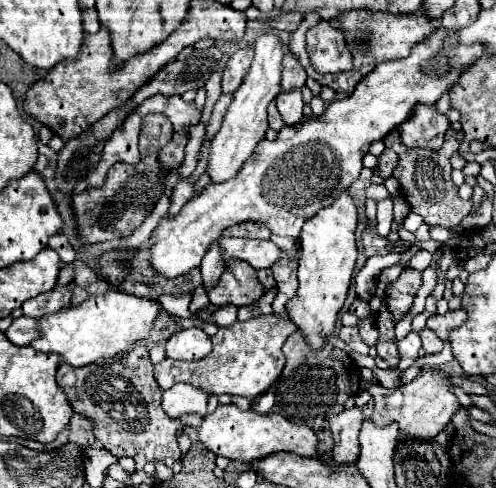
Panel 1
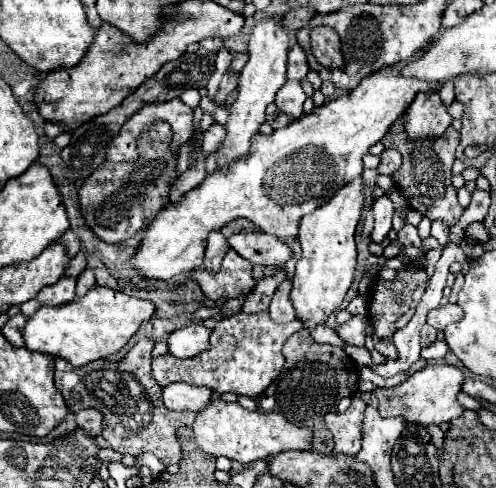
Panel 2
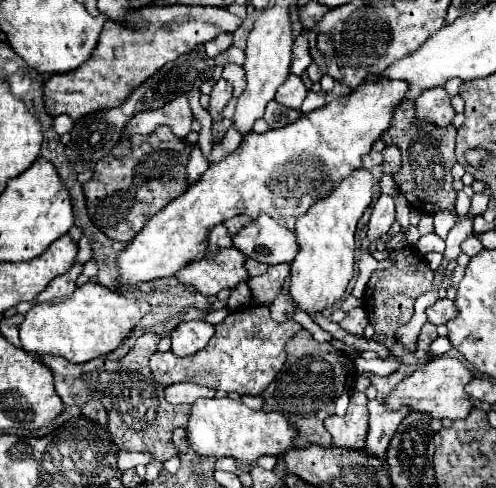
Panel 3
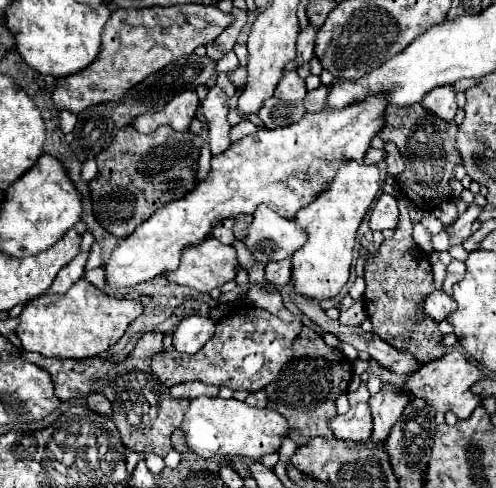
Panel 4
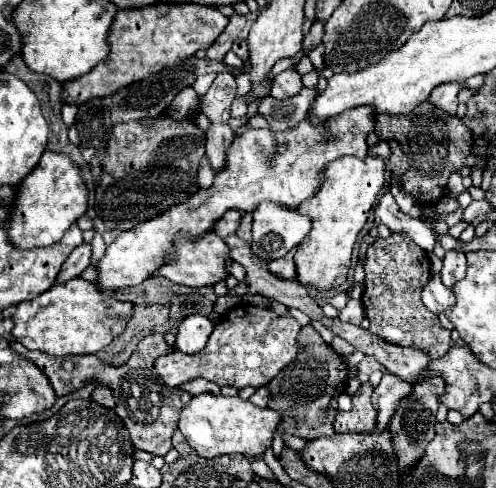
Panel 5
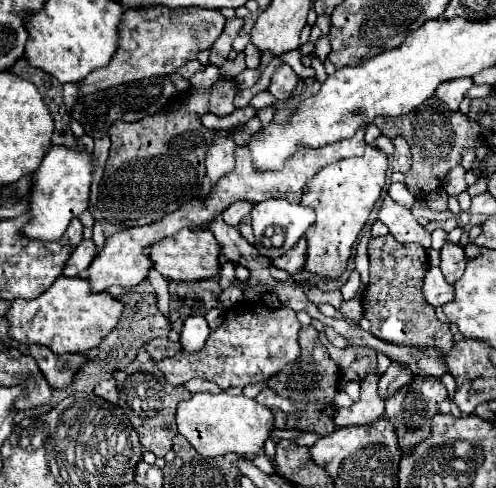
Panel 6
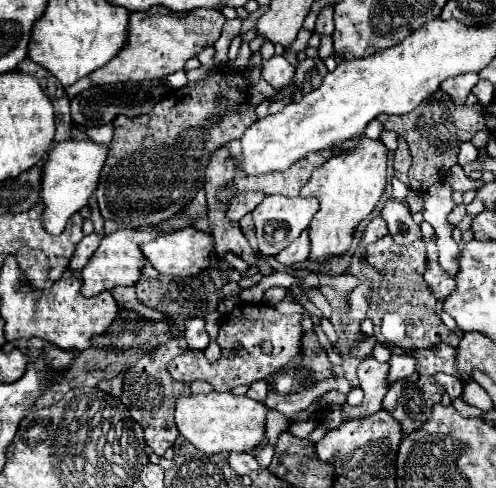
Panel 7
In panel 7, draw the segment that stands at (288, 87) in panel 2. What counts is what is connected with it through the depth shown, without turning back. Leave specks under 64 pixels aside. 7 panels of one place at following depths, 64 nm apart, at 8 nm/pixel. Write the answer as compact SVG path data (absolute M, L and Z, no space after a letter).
M272 56L268 62L264 62L264 70L262 70L262 78L276 90L282 92L284 88L292 86L292 78L294 78L296 68L282 56Z

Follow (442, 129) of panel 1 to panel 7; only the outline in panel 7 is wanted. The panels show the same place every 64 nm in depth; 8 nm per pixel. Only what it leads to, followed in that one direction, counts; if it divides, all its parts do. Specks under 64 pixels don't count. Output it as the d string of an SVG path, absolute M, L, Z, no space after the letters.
M462 74L462 76L454 76L442 82L440 90L446 92L454 104L464 104L466 96L470 94L472 86L478 82L478 74Z

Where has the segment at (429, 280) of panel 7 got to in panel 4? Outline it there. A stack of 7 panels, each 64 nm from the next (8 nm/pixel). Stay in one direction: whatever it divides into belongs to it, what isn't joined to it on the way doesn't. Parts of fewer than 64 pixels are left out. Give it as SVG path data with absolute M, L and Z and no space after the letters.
M434 290L428 298L426 298L426 306L424 306L424 314L430 316L436 322L442 322L448 318L448 314L452 314L456 310L456 302L442 290Z

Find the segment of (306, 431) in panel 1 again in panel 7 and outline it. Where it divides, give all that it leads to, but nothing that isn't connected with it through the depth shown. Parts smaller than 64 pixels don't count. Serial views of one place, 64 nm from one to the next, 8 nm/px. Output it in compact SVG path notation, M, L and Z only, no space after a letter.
M190 394L176 400L178 432L204 454L216 452L250 452L264 440L268 406L248 396L234 394Z

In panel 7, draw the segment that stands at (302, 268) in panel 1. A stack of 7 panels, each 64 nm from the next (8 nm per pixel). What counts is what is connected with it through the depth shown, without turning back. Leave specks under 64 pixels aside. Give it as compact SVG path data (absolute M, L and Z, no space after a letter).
M360 138L356 150L338 152L324 166L312 172L312 178L302 186L300 196L314 196L320 202L320 208L308 228L310 234L310 262L328 264L330 258L344 256L350 248L356 226L368 218L380 200L386 186L386 168L388 168L388 150L380 140Z

